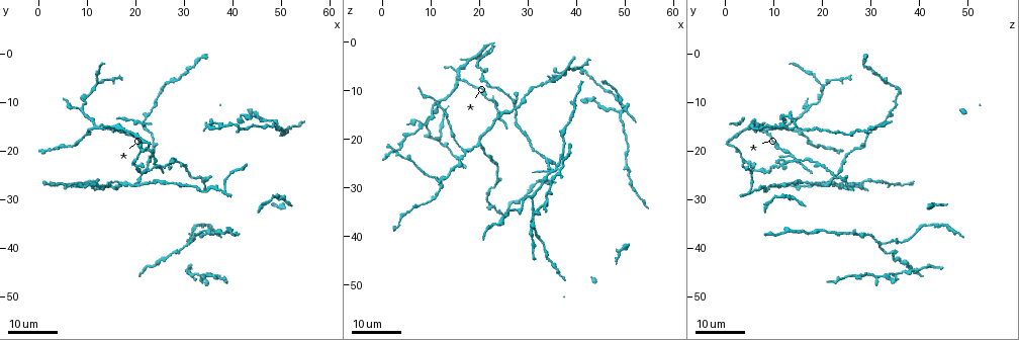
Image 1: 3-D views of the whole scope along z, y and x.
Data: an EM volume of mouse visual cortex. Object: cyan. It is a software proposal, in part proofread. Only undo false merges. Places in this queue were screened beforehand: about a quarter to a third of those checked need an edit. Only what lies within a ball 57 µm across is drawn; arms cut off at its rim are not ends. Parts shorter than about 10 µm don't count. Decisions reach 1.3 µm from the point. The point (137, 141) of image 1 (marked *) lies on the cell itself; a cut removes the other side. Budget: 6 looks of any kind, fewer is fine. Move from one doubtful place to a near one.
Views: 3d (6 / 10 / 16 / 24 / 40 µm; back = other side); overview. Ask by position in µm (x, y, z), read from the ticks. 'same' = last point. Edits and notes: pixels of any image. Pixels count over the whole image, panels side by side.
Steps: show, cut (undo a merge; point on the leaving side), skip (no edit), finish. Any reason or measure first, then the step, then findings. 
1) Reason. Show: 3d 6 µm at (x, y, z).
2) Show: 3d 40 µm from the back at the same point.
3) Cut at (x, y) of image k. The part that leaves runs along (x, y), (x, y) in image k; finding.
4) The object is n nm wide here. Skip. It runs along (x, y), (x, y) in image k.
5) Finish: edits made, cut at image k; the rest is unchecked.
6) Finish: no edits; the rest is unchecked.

Show: 3d 16 µm at (17.0, 26.5, 23.0).

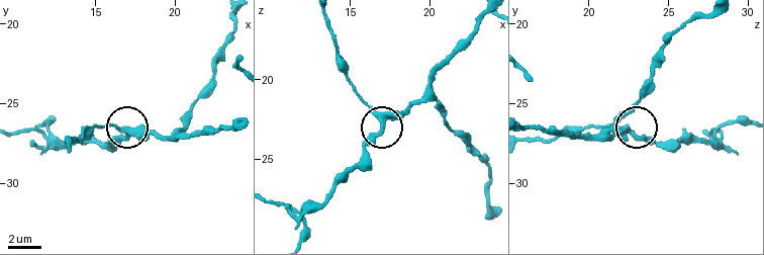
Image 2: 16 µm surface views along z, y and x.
Zoom in. Show: 3d 10 µm at (17.1, 26.8, 22.7).

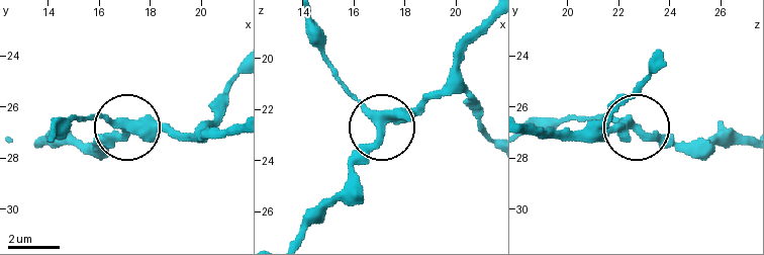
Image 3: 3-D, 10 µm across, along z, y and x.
3 arms meet here. Skip. Continuous, no second cell.

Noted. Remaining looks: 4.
Branch point. Show: 3d 24 µm at (31.0, 39.5, 32.0).

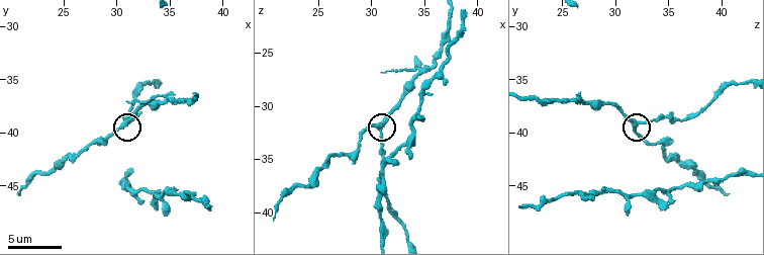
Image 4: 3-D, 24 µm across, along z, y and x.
Zoom in. Show: 3d 6 µm at (30.8, 39.2, 32.0).

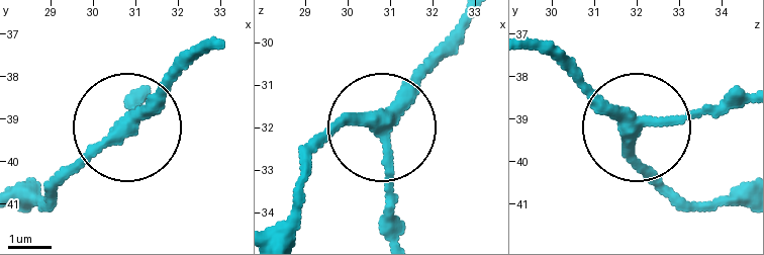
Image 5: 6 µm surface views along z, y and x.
The object is 270 nm wide here. Skip. Continuous, no second cell.

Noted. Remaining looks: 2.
Thick turns thin. Show: 3d 16 µm at (10.0, 9.5, 18.5).

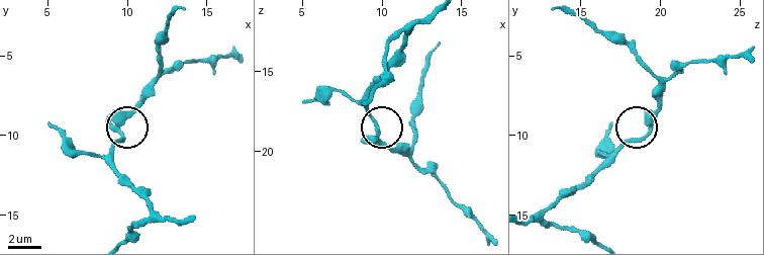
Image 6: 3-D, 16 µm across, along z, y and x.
Closer look. Show: 3d 10 µm at (9.7, 10.2, 18.9).

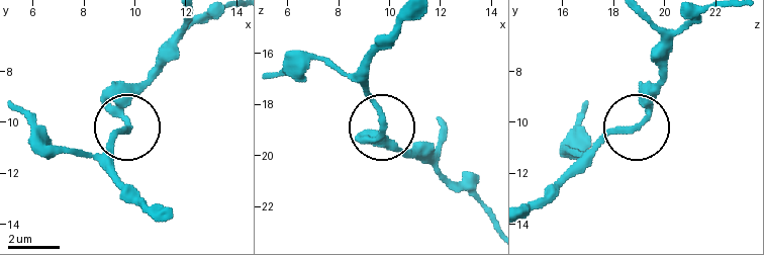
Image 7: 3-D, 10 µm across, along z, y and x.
Skip. It runs along (527, 213), (604, 141), (631, 131), (661, 78) in image 7; all the same cell.

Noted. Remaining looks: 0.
Finish: no edits; the rest is unchecked.

